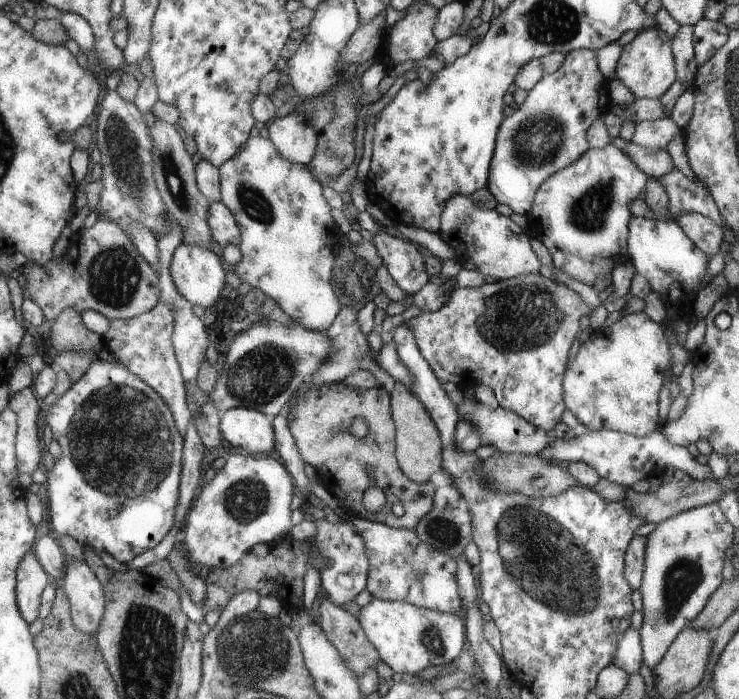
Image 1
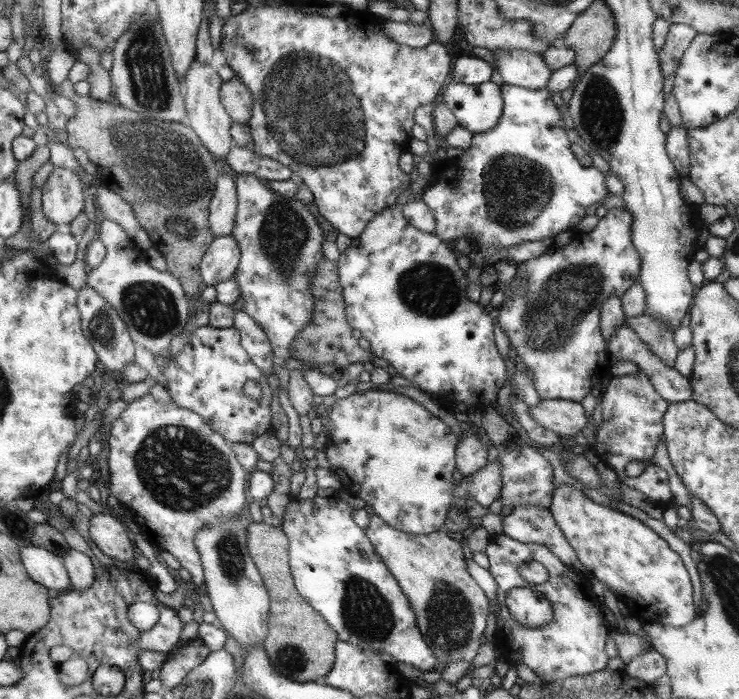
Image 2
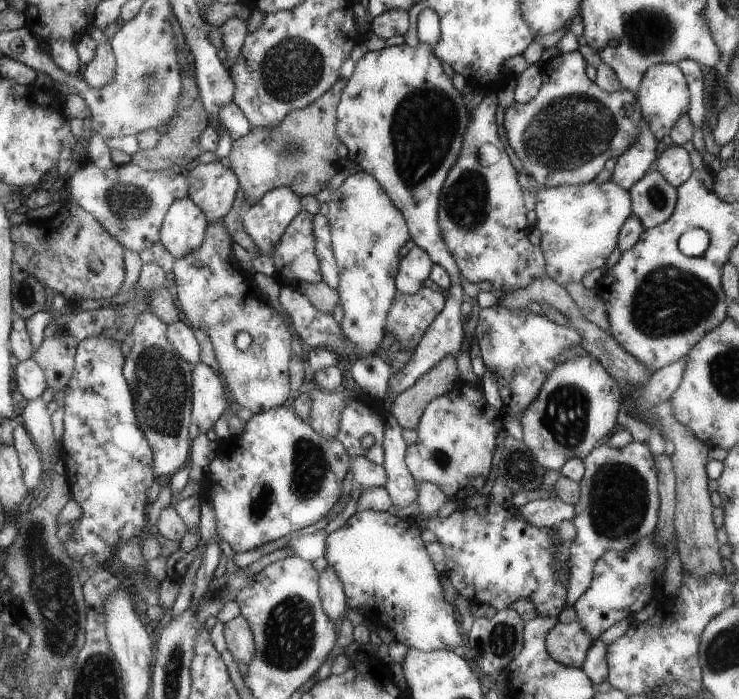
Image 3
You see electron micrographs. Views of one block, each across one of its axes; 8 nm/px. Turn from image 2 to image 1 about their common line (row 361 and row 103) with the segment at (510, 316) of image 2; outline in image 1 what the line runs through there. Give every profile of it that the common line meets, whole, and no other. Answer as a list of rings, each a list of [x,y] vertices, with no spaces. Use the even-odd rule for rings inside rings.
[[[592,49],[573,50],[567,53],[562,68],[554,74],[545,74],[545,78],[529,91],[528,98],[522,104],[515,105],[515,111],[506,116],[497,136],[496,152],[489,168],[487,184],[496,202],[505,204],[518,214],[528,214],[541,184],[549,180],[555,172],[580,159],[589,150],[589,128],[597,120],[602,119],[613,105],[609,93],[609,81],[600,72],[596,53],[597,51]]]

